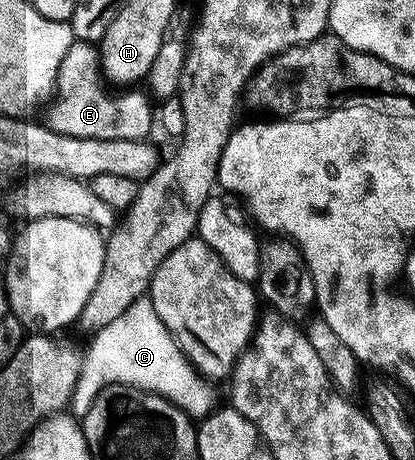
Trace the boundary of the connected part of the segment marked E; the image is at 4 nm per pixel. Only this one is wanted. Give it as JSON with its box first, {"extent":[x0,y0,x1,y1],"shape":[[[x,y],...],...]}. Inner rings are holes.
{"extent":[46,40,154,140],"shape":[[[76,40],[62,58],[60,77],[56,79],[58,95],[51,103],[52,114],[46,119],[47,127],[58,134],[91,140],[143,140],[154,128],[154,104],[147,95],[136,90],[124,90],[121,96],[108,92],[104,85],[106,73],[102,67],[97,45]]]}

